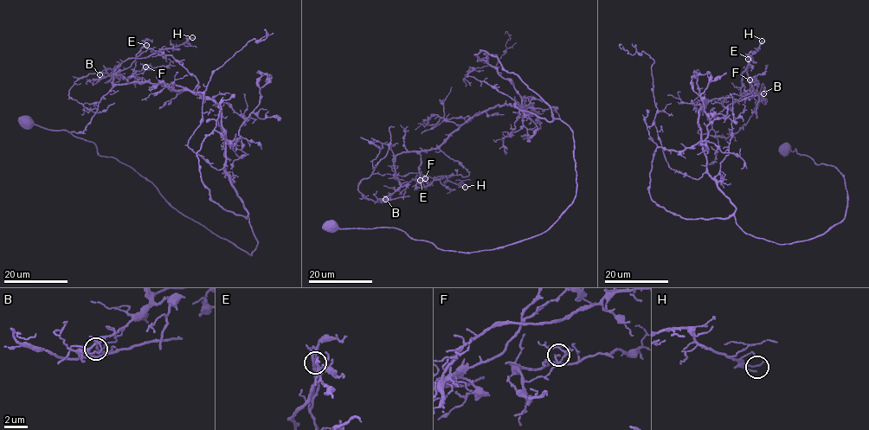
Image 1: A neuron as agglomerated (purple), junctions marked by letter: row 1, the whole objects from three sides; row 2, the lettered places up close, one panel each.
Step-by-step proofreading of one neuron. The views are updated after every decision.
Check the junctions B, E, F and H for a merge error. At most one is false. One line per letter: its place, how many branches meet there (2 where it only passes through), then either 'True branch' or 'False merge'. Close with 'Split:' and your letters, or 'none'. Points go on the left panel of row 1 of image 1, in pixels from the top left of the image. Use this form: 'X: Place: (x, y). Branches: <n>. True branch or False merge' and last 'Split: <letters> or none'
B: Place: (99, 74). Branches: 2. False merge
E: Place: (146, 45). Branches: 2. True branch
F: Place: (145, 67). Branches: 2. True branch
H: Place: (192, 37). Branches: 2. True branch
Split: B

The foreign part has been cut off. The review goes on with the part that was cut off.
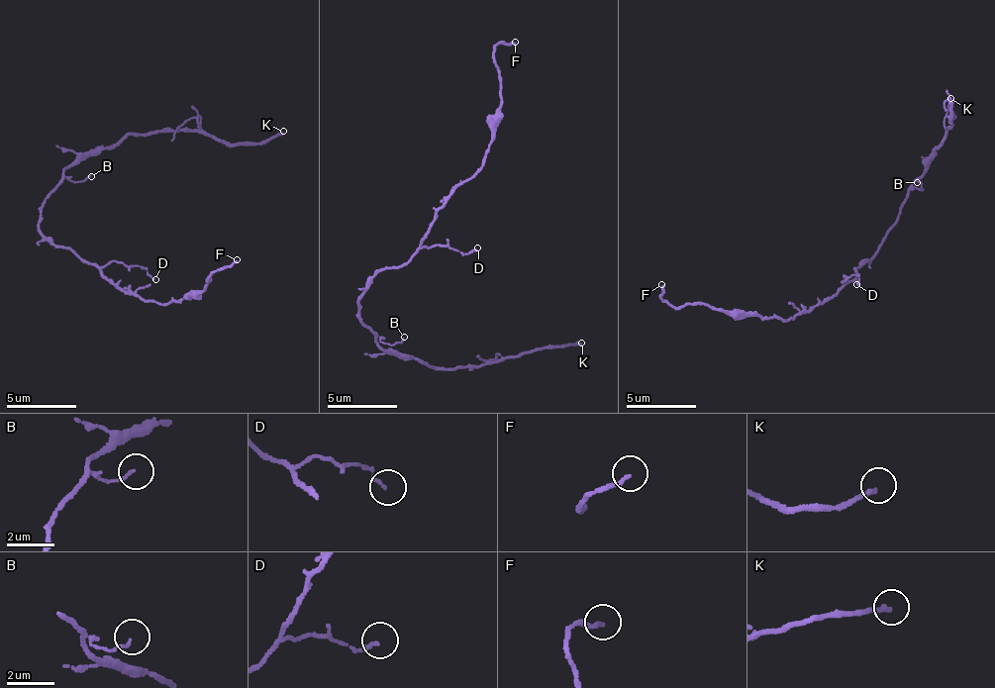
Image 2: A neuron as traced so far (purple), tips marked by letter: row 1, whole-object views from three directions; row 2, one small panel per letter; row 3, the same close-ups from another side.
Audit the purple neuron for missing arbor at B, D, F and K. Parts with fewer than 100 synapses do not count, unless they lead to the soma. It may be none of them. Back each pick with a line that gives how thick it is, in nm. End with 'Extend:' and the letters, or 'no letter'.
K: Thickness 190 nm
Extend: K

